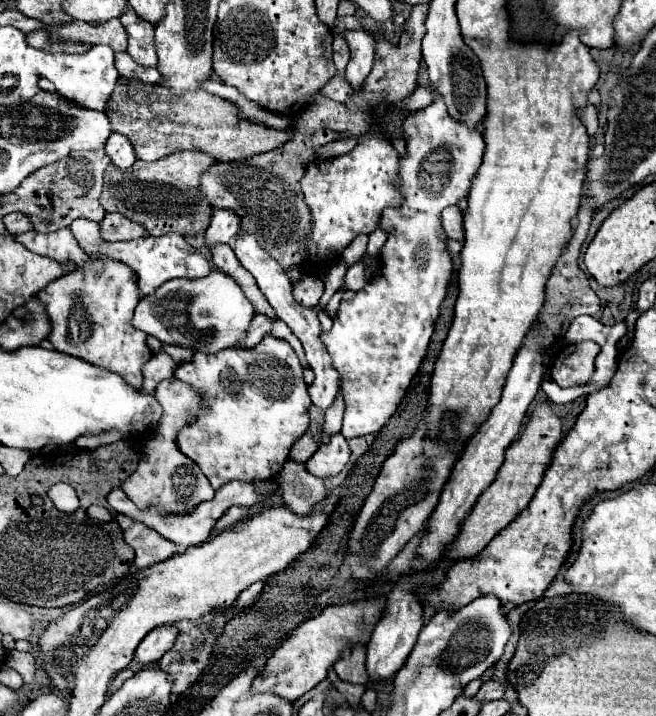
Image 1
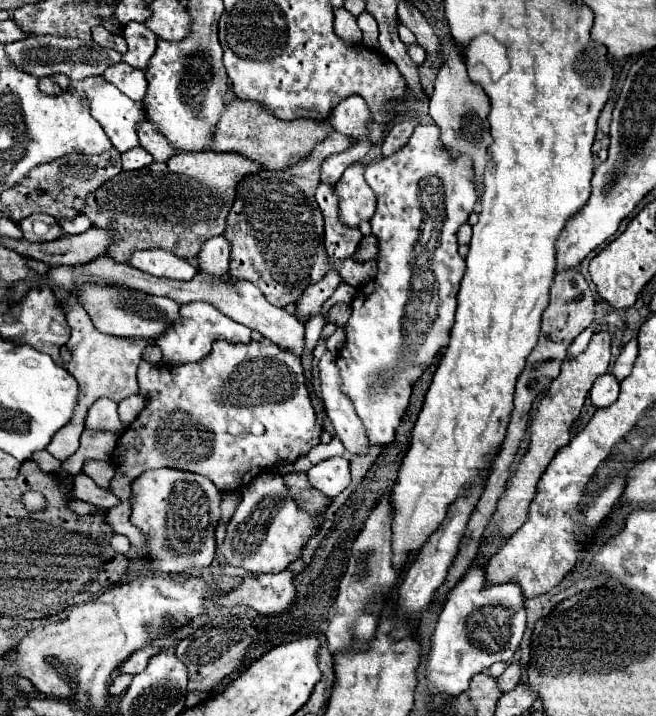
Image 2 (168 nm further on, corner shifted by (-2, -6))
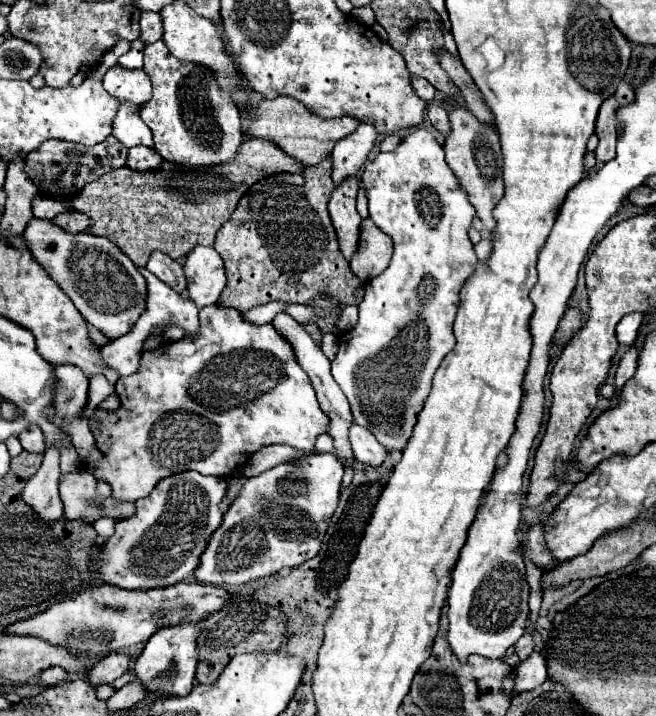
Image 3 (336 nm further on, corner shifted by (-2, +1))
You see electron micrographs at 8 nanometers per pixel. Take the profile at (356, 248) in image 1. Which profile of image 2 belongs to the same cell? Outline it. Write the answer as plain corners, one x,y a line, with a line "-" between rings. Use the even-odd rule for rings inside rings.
371,233
371,235
367,235
367,237
363,237
363,241
361,241
361,245
359,245
359,249
355,251
355,255
353,255
353,259
355,261
375,261
377,259
377,255
379,255
379,249
377,249
377,237

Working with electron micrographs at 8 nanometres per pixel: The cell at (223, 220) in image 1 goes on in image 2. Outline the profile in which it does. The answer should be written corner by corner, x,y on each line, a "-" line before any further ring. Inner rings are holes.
211,237
199,253
199,271
207,273
211,277
221,277
229,271
229,253
231,245
225,241
225,237

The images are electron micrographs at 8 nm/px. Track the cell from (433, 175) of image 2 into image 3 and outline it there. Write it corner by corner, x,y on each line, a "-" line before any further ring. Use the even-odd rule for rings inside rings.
413,128
393,152
379,152
363,168
363,188
369,200
371,220
391,236
395,252
387,270
365,284
365,296
359,304
359,322
353,330
339,336
339,352
331,362
333,378
351,404
357,424
377,436
387,450
403,450
417,422
417,412
429,394
431,378
441,360
455,346
453,320
459,304
459,290
473,274
477,256
467,236
475,208
463,190
459,178
445,162
443,146
423,128

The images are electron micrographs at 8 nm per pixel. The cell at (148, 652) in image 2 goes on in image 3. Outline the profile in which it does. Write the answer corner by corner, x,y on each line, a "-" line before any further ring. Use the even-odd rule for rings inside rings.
111,652
91,668
89,680
93,684
111,684
115,678
119,678
121,674
125,674
129,670
131,662
133,662
131,654

